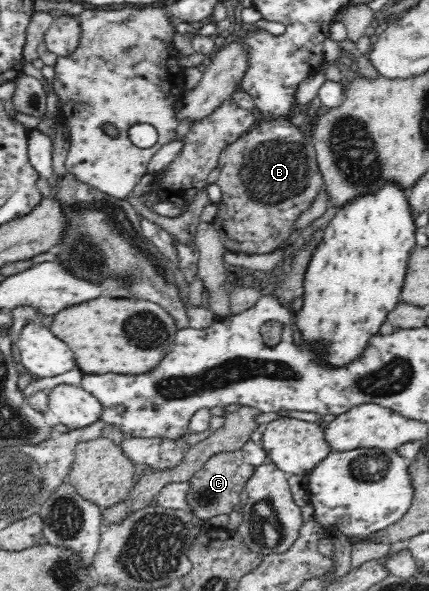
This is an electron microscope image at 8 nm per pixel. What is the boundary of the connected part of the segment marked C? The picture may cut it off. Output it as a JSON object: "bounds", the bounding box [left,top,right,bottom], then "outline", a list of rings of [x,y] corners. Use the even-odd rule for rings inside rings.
{"bounds":[187,450,254,525],"outline":[[[240,450],[219,452],[210,456],[209,460],[188,480],[190,488],[187,492],[187,503],[191,507],[189,514],[201,520],[202,525],[218,514],[229,515],[233,512],[233,507],[239,504],[241,490],[253,473],[254,466],[243,461]]]}

